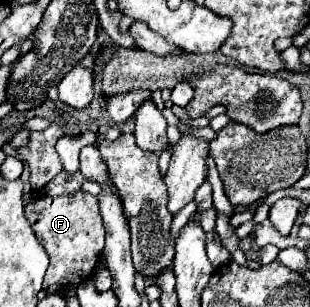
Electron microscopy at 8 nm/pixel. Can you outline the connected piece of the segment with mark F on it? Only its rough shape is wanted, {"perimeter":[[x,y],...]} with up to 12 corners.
{"perimeter":[[96,196],[26,204],[50,256],[44,288],[90,278],[104,248]]}

